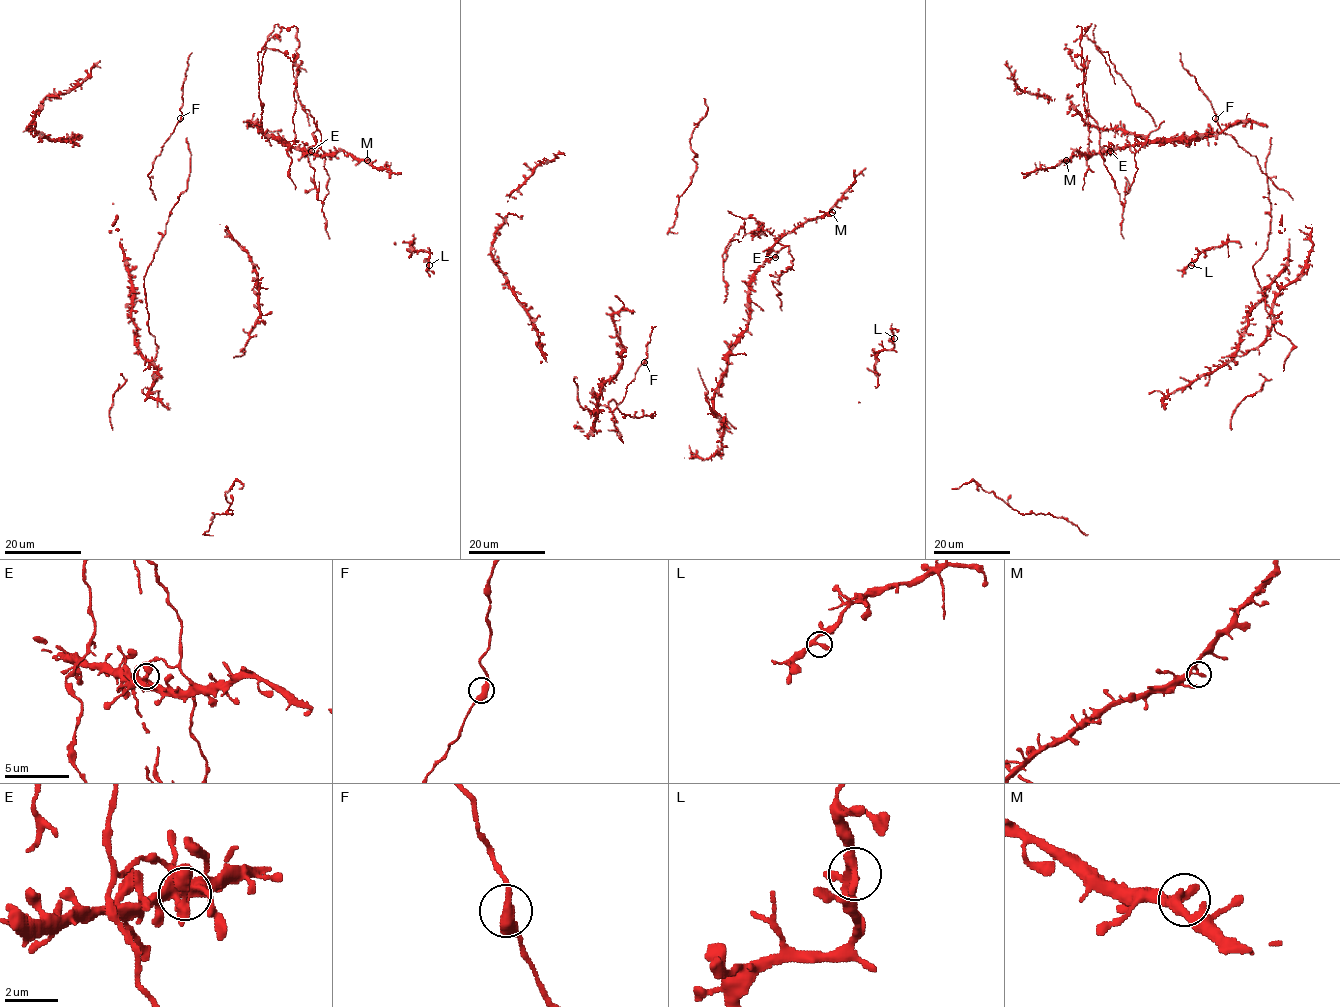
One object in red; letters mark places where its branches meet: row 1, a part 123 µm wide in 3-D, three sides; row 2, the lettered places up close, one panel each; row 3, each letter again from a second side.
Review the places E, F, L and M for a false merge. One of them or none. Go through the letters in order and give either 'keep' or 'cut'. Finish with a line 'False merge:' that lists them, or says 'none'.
E: cut
F: keep
L: keep
M: keep
False merge: E

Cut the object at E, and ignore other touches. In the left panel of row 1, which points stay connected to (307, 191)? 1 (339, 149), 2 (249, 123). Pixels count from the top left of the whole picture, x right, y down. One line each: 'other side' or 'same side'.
1: other side
2: other side

